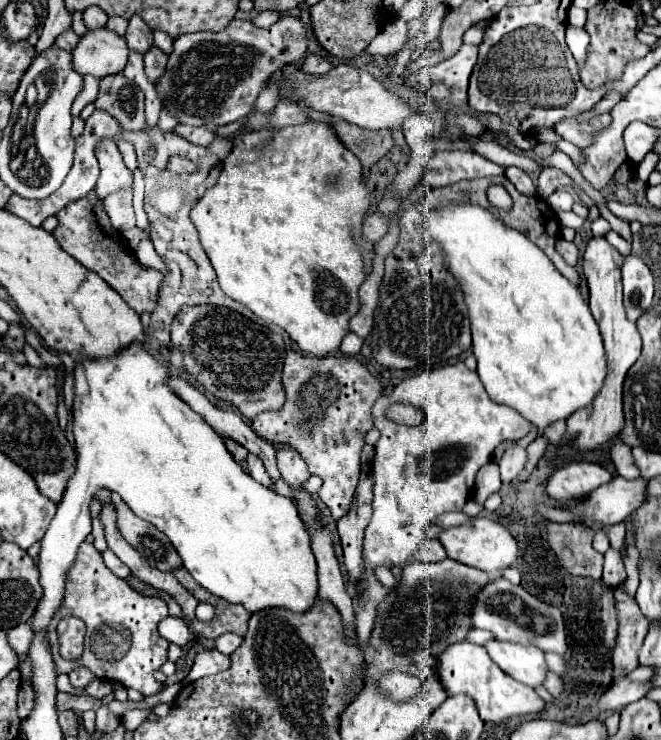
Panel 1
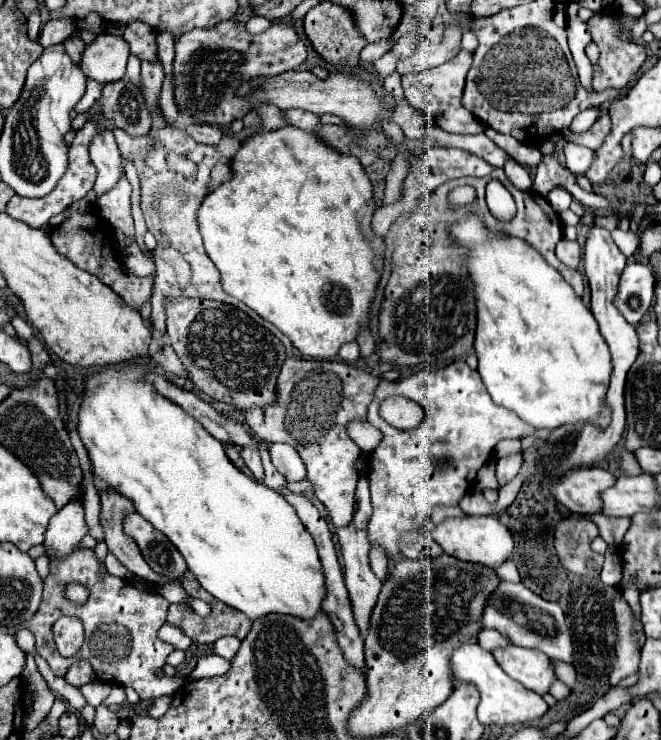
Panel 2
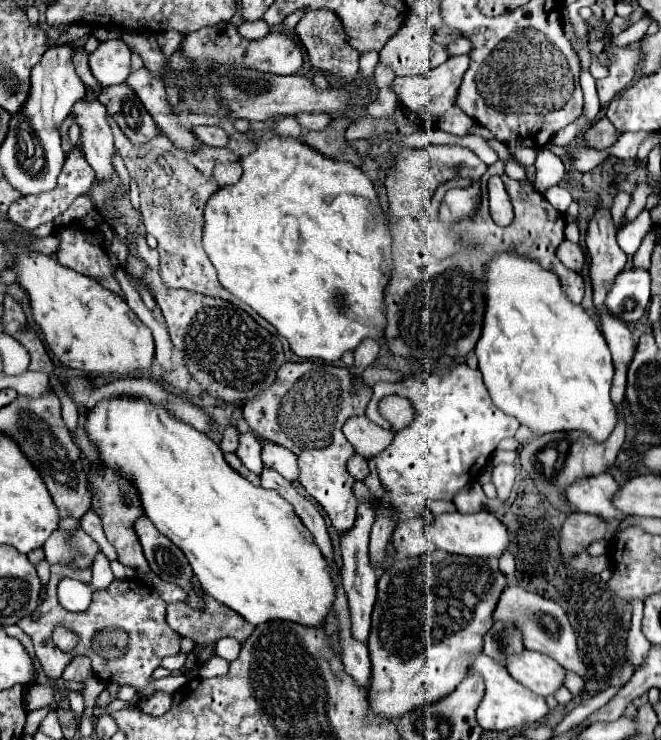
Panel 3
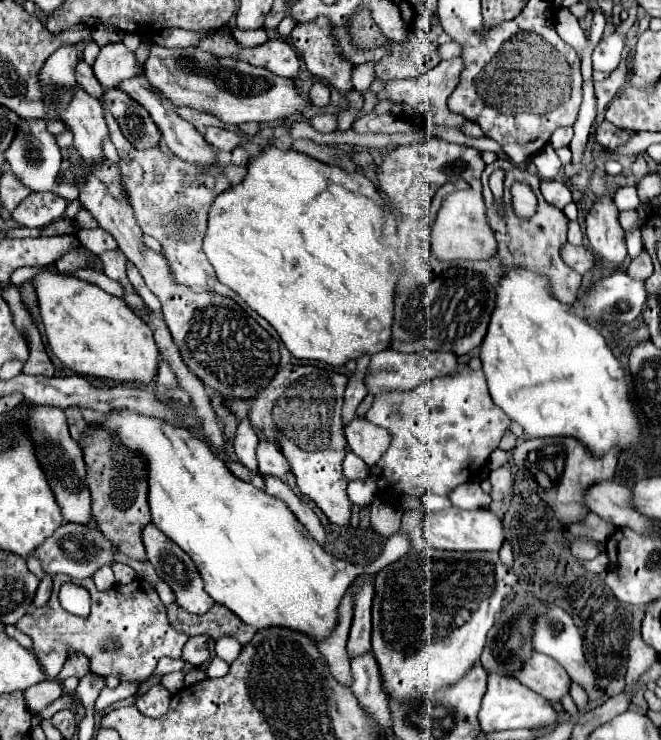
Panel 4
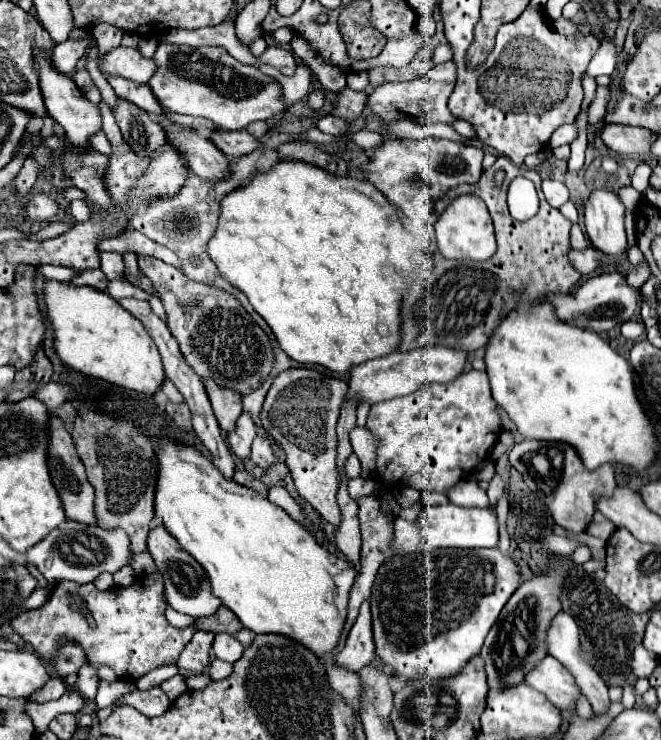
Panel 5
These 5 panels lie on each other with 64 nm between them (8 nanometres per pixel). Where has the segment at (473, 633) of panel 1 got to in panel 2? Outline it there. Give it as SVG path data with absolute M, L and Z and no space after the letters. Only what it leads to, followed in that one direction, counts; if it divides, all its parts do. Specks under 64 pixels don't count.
M482 630L482 632L478 634L478 644L480 644L484 650L494 652L496 648L506 648L506 646L510 646L512 642L510 642L506 636L502 636L500 632L496 632L496 630Z

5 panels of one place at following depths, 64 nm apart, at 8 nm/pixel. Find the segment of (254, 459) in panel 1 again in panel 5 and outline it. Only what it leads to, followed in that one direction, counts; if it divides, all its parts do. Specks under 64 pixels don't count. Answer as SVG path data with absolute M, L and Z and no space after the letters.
M242 412L238 422L236 422L236 428L228 434L228 444L230 444L230 450L238 456L238 458L250 458L248 456L248 446L252 444L256 436L256 426L252 422L252 416L248 412Z

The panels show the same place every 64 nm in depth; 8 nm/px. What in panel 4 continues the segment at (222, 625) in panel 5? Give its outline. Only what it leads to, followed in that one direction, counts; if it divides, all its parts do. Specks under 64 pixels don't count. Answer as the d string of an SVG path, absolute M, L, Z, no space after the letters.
M216 604L208 614L204 616L196 616L196 614L184 614L184 620L180 620L178 624L180 632L188 632L190 636L196 634L206 634L212 640L218 640L222 636L234 636L240 644L248 644L252 640L252 636L256 634L256 630L252 626L246 626L234 612L230 612L228 608L222 608L220 604Z

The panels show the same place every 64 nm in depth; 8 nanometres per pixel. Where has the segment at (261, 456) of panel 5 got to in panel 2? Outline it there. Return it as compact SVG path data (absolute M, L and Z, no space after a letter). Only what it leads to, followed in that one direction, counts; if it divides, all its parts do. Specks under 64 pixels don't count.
M268 444L270 460L278 468L278 472L288 480L288 482L298 482L304 480L304 464L298 456L298 452L288 446L288 444Z

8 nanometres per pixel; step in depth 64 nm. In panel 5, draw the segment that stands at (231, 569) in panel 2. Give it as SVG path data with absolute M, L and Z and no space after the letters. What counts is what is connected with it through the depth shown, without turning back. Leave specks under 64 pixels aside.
M164 440L160 448L156 446L156 452L158 452L158 460L160 460L160 480L158 480L158 488L156 488L156 506L154 506L156 518L160 522L164 522L164 528L180 542L180 546L184 550L188 550L204 566L204 570L210 576L212 592L222 600L222 604L226 608L230 608L240 618L244 628L252 630L254 634L280 634L280 636L292 638L298 644L302 644L304 648L308 648L310 652L314 652L318 658L324 658L328 652L332 652L340 642L340 634L344 630L344 622L346 622L346 614L348 614L348 596L350 596L350 588L352 588L354 576L356 576L356 572L352 572L352 564L348 564L346 560L340 560L338 556L324 550L306 528L302 528L296 520L292 520L282 508L272 504L268 498L262 498L258 492L252 492L250 488L244 488L244 486L236 484L234 480L224 480L224 476L220 476L220 472L216 472L216 468L212 468L210 460L196 448L180 446L176 440Z

